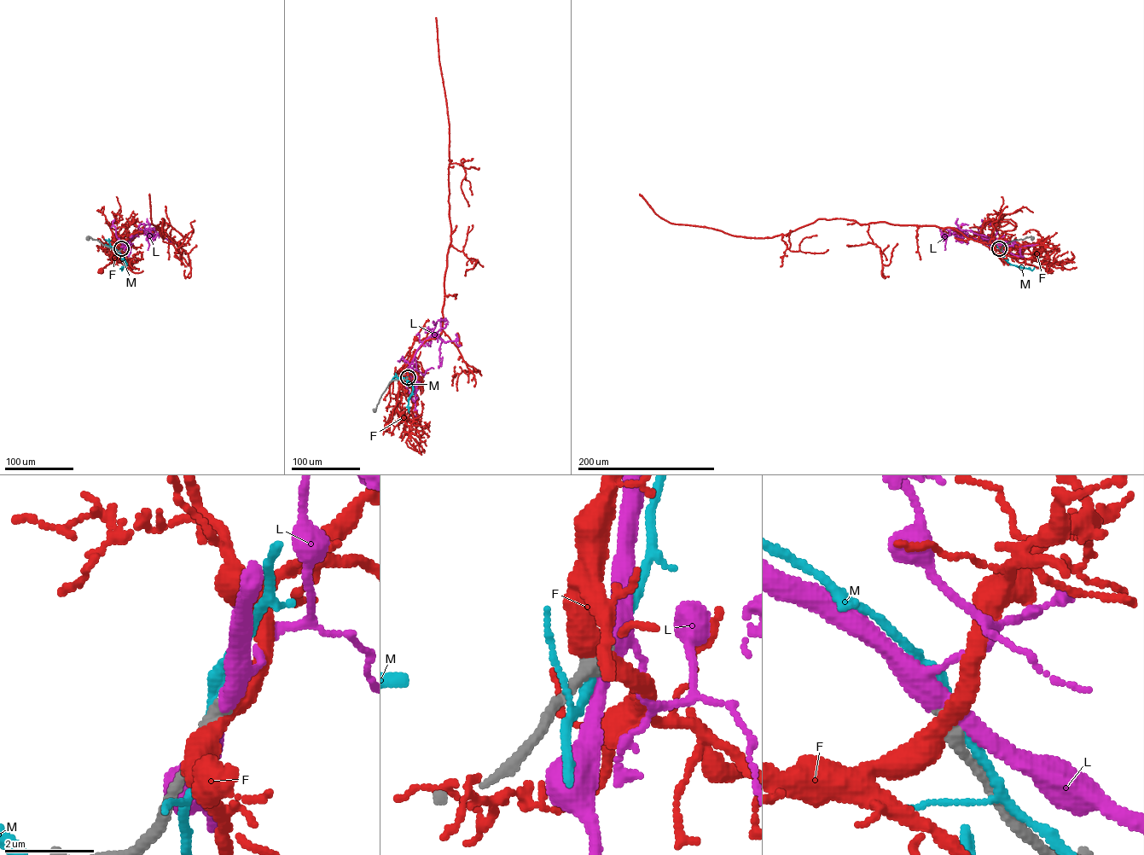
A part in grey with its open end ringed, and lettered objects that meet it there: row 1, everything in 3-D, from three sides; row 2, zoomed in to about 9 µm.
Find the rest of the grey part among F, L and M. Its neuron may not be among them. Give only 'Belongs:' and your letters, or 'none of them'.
Belongs: L

